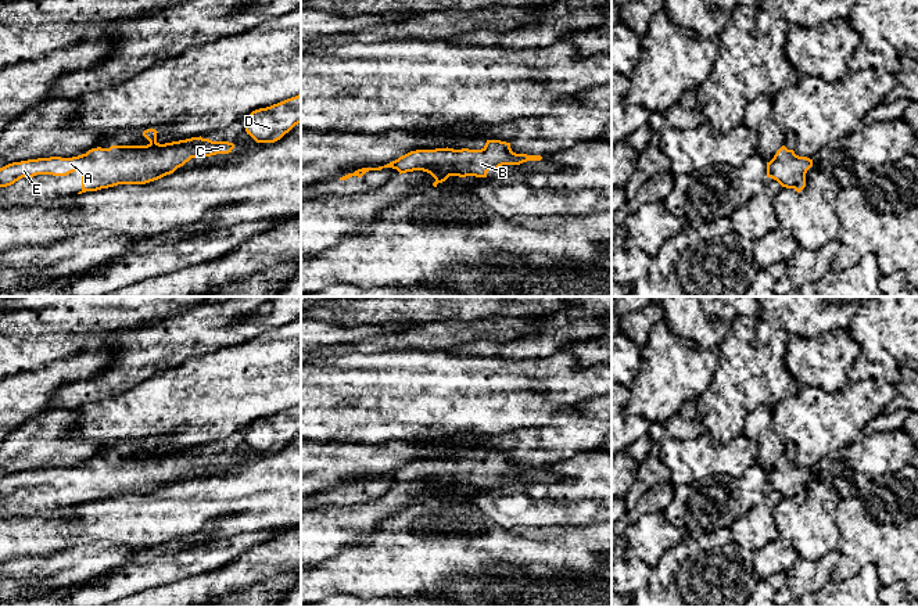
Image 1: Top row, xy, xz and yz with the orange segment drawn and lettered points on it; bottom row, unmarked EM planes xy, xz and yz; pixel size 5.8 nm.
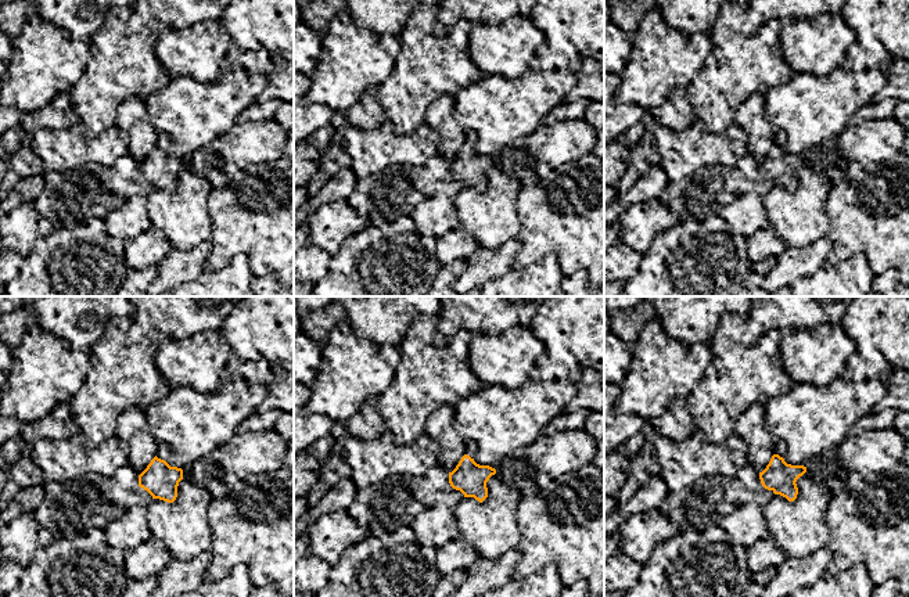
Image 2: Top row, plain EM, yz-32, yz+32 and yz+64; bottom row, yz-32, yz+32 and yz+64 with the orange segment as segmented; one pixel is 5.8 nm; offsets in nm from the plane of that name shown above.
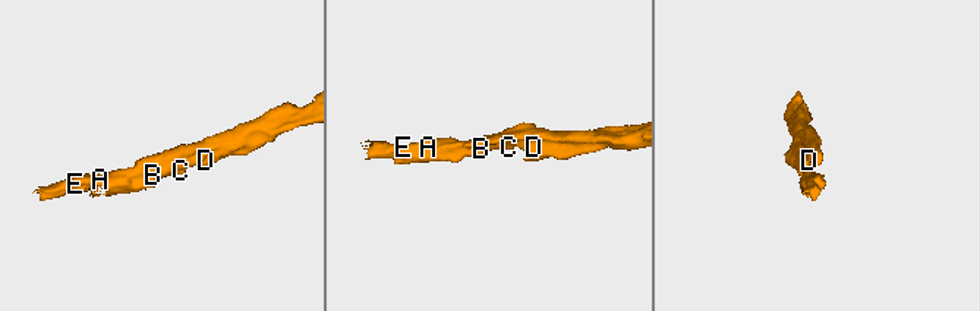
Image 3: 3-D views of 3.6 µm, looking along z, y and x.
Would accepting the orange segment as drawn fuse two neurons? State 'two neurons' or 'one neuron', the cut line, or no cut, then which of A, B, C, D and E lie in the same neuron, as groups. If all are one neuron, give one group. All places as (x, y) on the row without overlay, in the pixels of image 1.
one neuron | no cut | A B C D E

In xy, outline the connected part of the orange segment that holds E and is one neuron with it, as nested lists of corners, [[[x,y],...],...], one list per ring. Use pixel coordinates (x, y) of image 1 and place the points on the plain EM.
[[[155,439],[143,442],[150,452],[147,456],[97,457],[72,468],[50,467],[8,474],[0,478],[0,498],[11,496],[22,488],[67,486],[72,482],[82,485],[82,500],[78,504],[118,495],[146,495],[173,484],[191,468],[229,464],[234,459],[233,453],[201,446],[159,455],[157,443]]]

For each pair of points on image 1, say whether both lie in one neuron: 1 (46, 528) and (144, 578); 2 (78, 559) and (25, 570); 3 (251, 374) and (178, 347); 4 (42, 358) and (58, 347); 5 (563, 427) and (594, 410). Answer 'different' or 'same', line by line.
1: different
2: same
3: different
4: same
5: different

